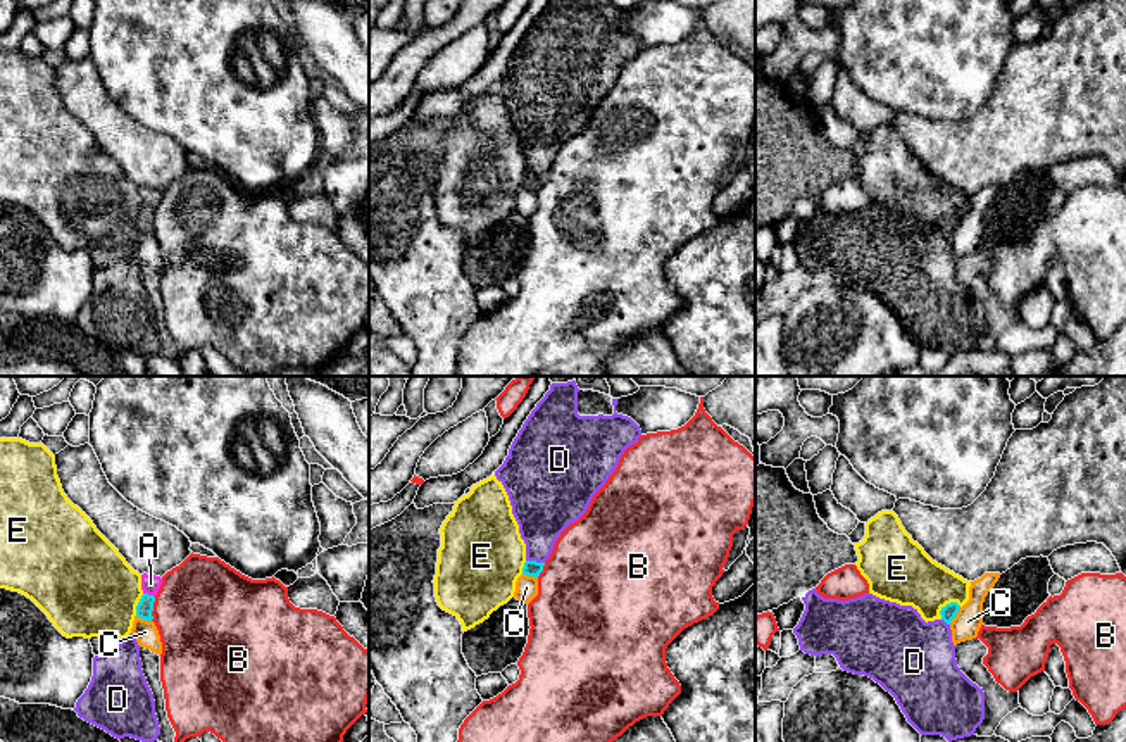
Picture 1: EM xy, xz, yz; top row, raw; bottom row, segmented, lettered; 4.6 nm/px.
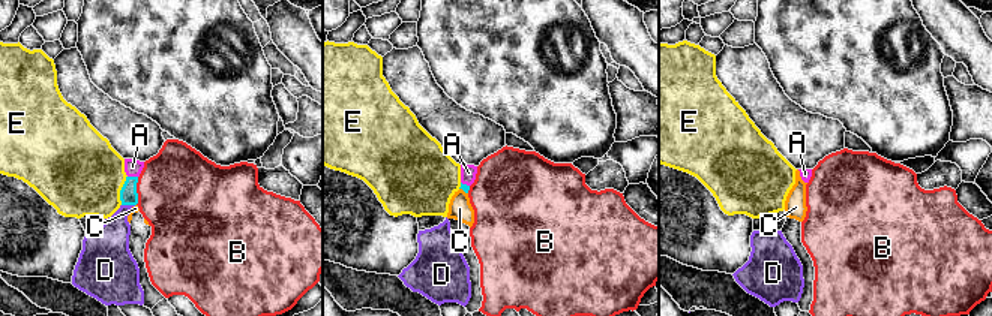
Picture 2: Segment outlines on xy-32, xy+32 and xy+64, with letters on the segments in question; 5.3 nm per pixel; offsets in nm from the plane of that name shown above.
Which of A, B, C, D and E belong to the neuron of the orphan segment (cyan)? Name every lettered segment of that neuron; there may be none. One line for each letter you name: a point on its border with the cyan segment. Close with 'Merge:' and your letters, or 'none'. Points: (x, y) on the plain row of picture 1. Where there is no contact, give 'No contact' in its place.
A: Touches cyan at xy (147, 207)
Merge: A

